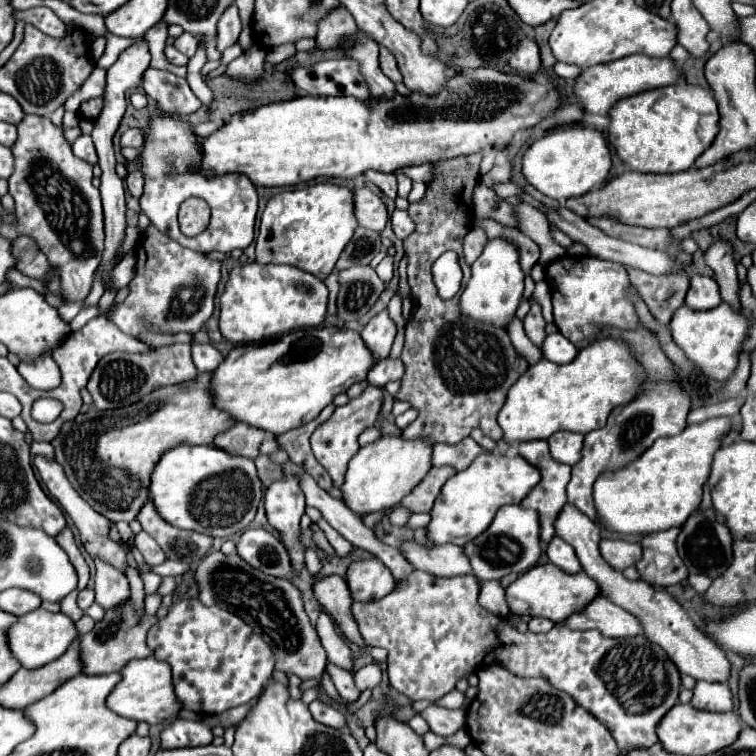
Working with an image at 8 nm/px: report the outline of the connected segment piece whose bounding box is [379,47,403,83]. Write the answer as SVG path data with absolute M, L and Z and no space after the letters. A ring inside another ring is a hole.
M381 47L381 53L379 53L379 65L381 65L383 73L385 73L393 83L401 83L401 81L403 81L403 79L401 79L401 73L399 73L399 69L397 69L395 57L393 57L385 47Z

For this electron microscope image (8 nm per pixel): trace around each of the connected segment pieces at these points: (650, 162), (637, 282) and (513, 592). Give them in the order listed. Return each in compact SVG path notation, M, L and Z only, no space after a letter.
M675 83L617 101L611 111L609 141L623 163L641 173L679 173L711 147L719 131L719 107L711 89Z
M625 267L631 283L637 287L641 299L647 303L651 315L667 325L675 313L685 303L685 295L689 289L689 277L683 271L667 273L667 275L649 275L635 267Z
M545 563L531 567L523 575L519 575L511 585L507 585L505 595L507 595L507 605L513 615L519 617L545 617L551 619L553 623L563 621L575 611L581 611L587 601L591 601L599 593L595 581L587 577L585 571L579 571L577 575L567 575L563 569L557 565Z

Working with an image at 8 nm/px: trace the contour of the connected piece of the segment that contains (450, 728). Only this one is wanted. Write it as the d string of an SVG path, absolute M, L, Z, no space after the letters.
M429 705L419 715L429 723L431 731L441 737L449 737L465 727L465 711L463 709L451 711L451 709L443 709L437 705Z

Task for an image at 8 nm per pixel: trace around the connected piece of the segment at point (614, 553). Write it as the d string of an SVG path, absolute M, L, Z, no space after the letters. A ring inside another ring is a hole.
M603 539L599 549L601 549L603 559L619 571L635 565L643 555L643 549L641 549L639 543L619 541L619 539Z

